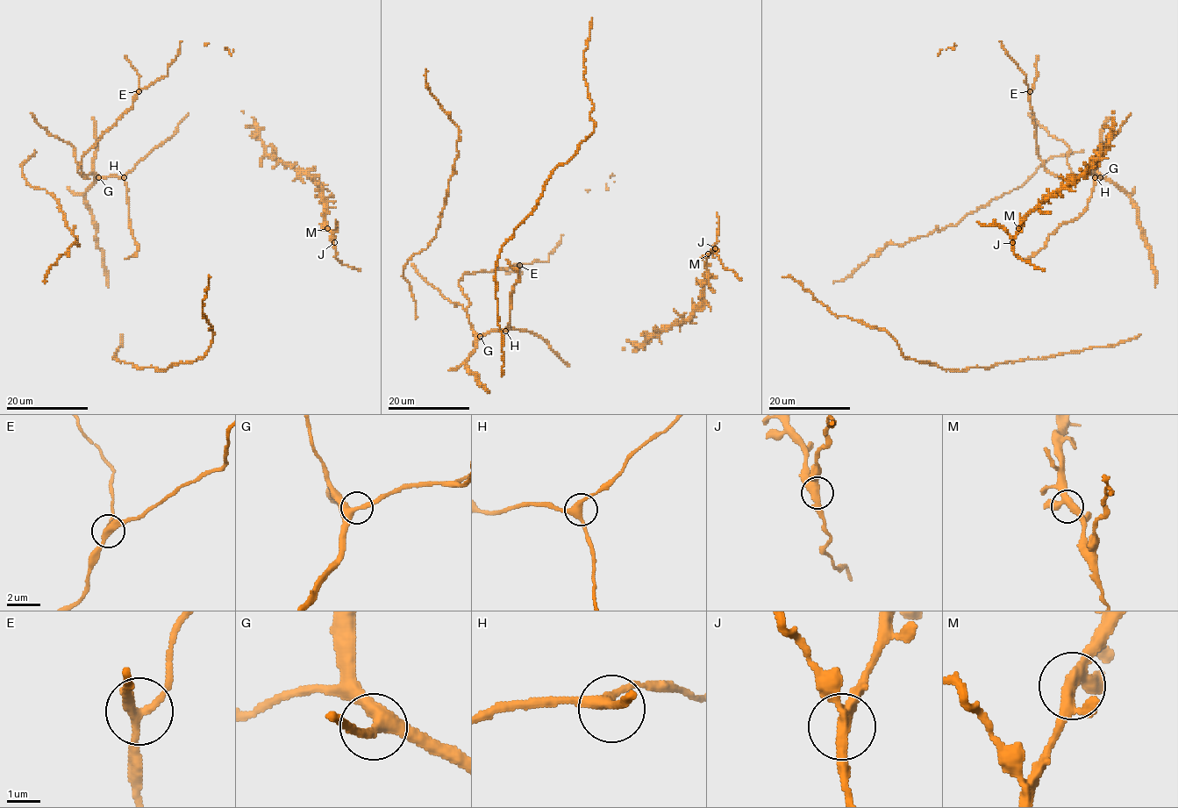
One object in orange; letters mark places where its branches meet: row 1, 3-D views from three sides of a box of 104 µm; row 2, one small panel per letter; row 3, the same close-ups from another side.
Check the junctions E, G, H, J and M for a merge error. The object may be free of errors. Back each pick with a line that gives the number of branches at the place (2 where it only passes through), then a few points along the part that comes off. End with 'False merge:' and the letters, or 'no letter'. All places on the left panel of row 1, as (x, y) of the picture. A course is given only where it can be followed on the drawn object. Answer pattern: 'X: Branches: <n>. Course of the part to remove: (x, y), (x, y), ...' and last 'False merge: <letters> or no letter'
J: Branches: 3. Course of the part to remove: (334, 243), (336, 258), (360, 269)
False merge: J

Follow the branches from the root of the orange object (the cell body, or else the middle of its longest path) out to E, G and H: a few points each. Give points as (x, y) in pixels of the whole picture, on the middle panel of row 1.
E: (479, 382), (465, 365), (475, 349), (476, 336), (468, 320), (468, 298), (459, 282), (467, 274), (519, 265)
G: (479, 382), (465, 361), (475, 349), (480, 336)
H: (479, 382), (465, 361), (475, 349), (480, 336), (492, 331), (505, 331)

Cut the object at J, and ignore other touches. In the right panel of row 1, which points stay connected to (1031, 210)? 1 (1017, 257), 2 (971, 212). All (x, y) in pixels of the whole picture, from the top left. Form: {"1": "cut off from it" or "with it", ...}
{"1": "cut off from it", "2": "with it"}

